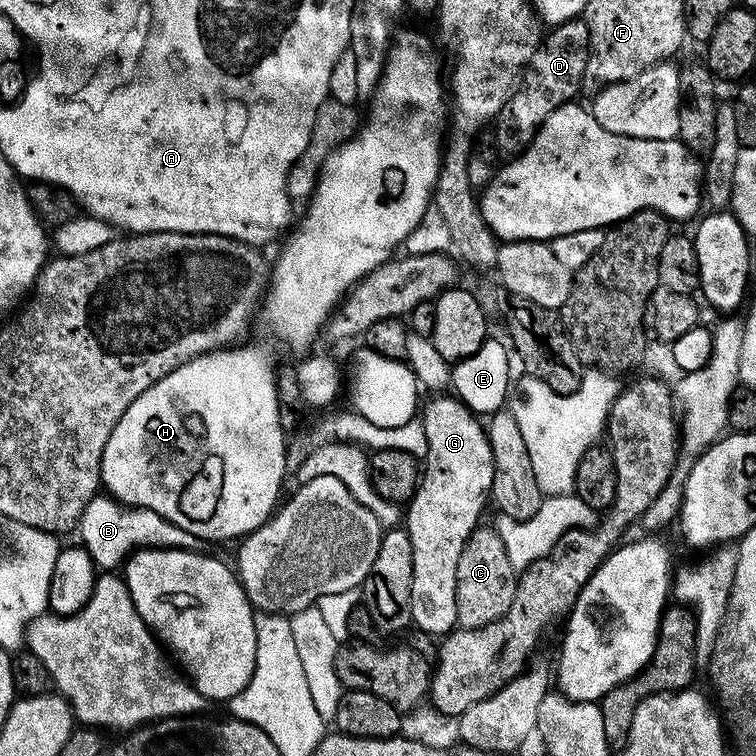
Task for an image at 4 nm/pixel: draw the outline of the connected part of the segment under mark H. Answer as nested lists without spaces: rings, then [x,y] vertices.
[[[244,347],[220,348],[216,352],[207,352],[194,358],[190,362],[178,366],[178,370],[166,374],[166,378],[154,382],[154,386],[150,386],[150,390],[146,390],[146,394],[134,398],[130,410],[126,410],[126,414],[122,414],[118,426],[114,426],[114,434],[110,434],[110,442],[106,442],[106,450],[102,454],[100,483],[106,489],[108,496],[123,505],[152,510],[156,515],[168,519],[174,526],[180,526],[182,530],[196,535],[203,542],[232,539],[235,541],[237,538],[243,538],[249,532],[260,529],[264,521],[273,515],[274,509],[281,499],[280,487],[283,486],[284,476],[286,476],[284,466],[286,433],[284,427],[280,425],[280,399],[276,393],[278,372],[277,369],[272,369],[272,360],[262,349]]]

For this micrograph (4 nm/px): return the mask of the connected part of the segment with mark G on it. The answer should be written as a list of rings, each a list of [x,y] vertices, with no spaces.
[[[436,394],[431,399],[422,408],[428,455],[416,493],[406,505],[406,527],[410,546],[414,546],[412,624],[443,638],[457,627],[458,558],[462,558],[470,534],[481,523],[484,500],[486,504],[492,491],[494,458],[485,425],[476,421],[479,419],[459,398]]]

